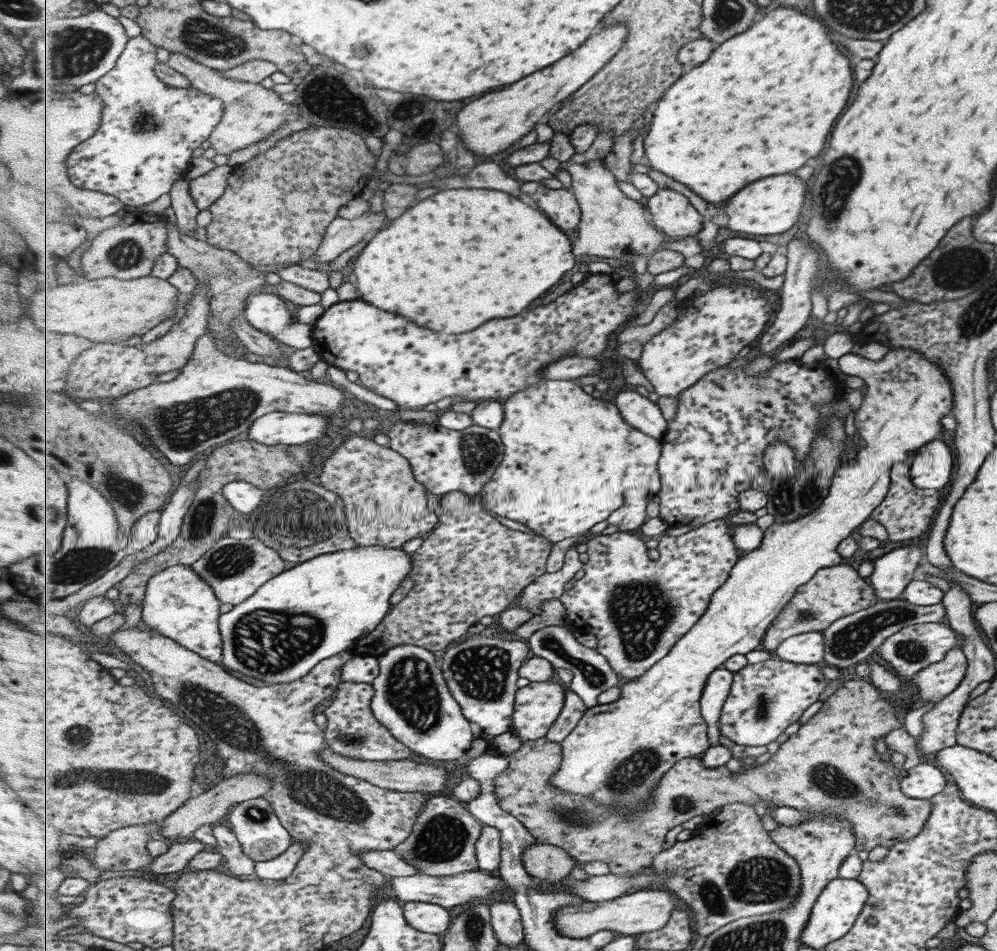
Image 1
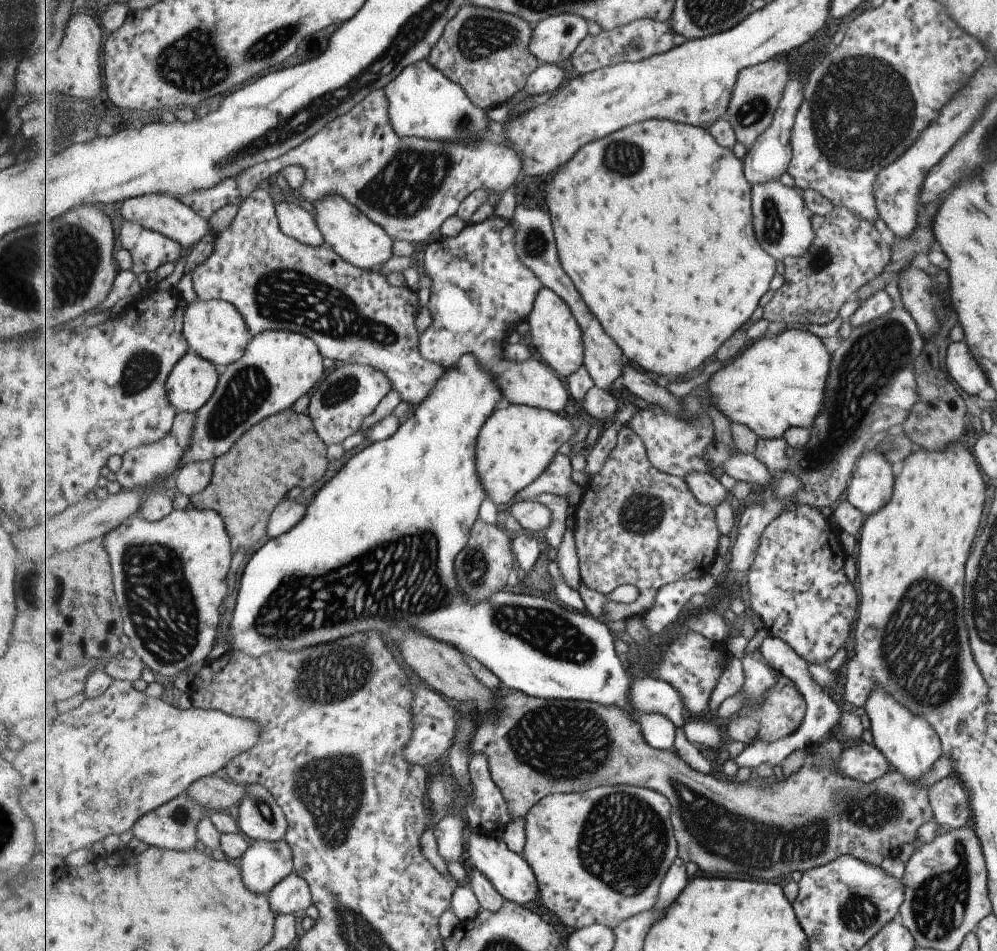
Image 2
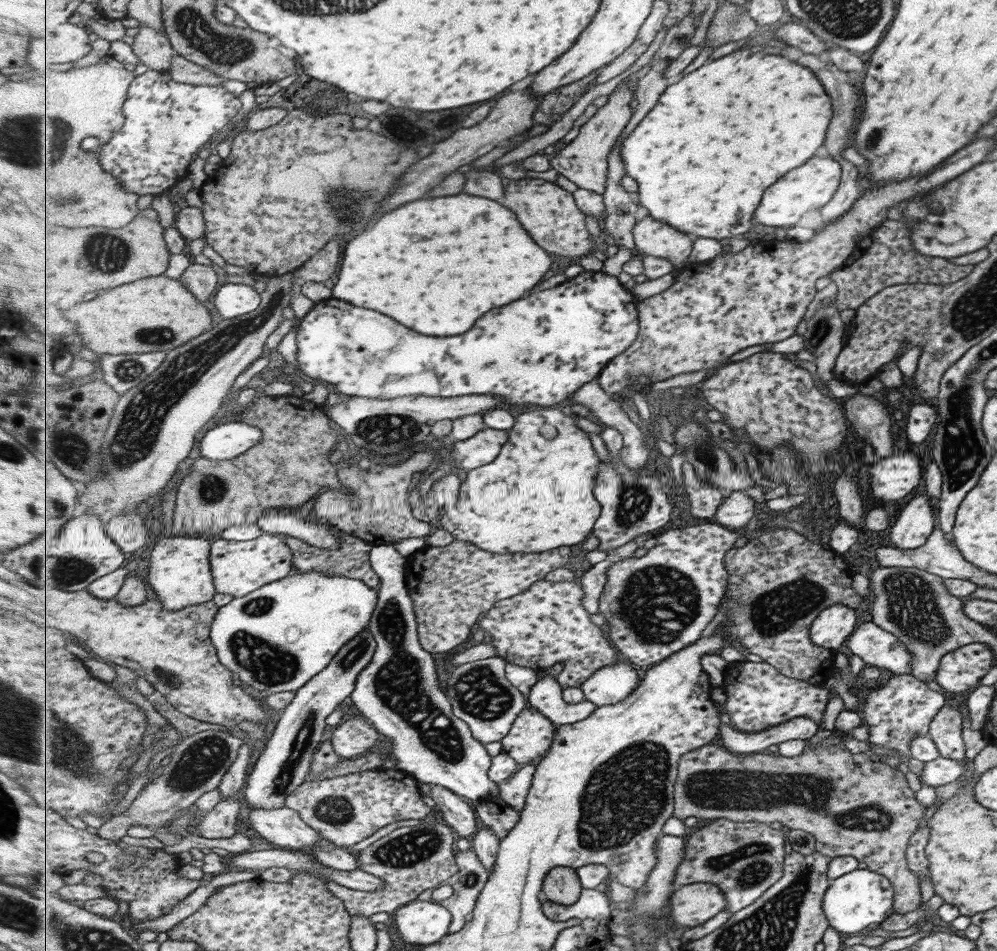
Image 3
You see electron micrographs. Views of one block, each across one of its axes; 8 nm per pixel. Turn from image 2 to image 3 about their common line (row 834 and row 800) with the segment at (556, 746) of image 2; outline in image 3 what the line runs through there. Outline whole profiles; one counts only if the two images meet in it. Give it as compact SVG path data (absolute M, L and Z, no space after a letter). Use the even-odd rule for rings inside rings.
M805 742L805 747L800 755L795 757L785 757L778 754L769 754L768 752L755 753L752 755L737 755L727 752L721 746L715 746L709 744L699 748L699 750L693 750L693 752L685 754L680 758L679 764L679 776L676 780L675 787L675 811L674 816L677 818L689 818L694 816L697 819L713 820L718 818L728 818L735 822L760 822L769 823L780 822L789 829L803 830L807 834L810 834L815 841L814 850L819 854L826 855L830 858L835 858L841 855L852 856L856 858L858 862L865 864L865 869L874 871L877 874L881 874L892 886L894 890L892 896L892 910L895 913L906 913L915 910L920 906L921 895L920 888L918 887L918 880L915 878L915 874L911 874L907 869L905 851L908 845L909 837L917 830L917 823L920 818L923 818L923 812L925 807L920 806L915 800L915 792L911 791L907 787L907 781L903 772L899 770L891 769L889 766L882 764L881 762L871 762L868 759L861 759L863 764L855 764L851 754L843 748L843 742L819 742L814 748Z

